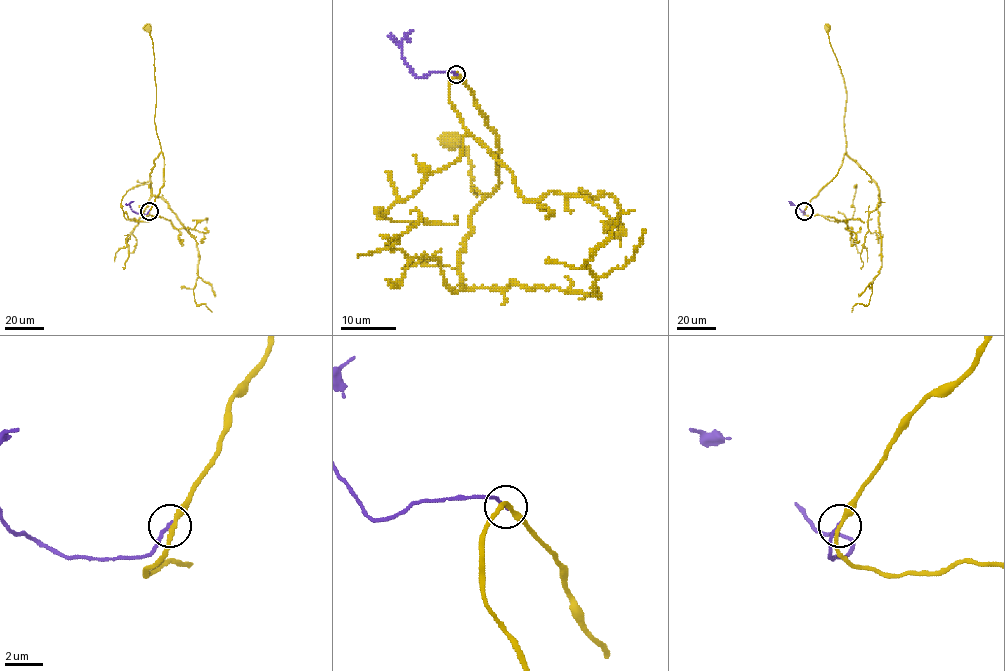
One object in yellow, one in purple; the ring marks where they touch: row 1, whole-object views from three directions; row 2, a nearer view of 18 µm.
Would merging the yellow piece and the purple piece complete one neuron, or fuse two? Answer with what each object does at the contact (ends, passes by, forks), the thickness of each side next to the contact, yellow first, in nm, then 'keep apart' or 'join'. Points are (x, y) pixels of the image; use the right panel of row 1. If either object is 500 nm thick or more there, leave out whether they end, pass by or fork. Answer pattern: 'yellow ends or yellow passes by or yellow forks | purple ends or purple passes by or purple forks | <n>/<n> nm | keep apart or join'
yellow passes by | purple ends | 200/180 nm | keep apart

